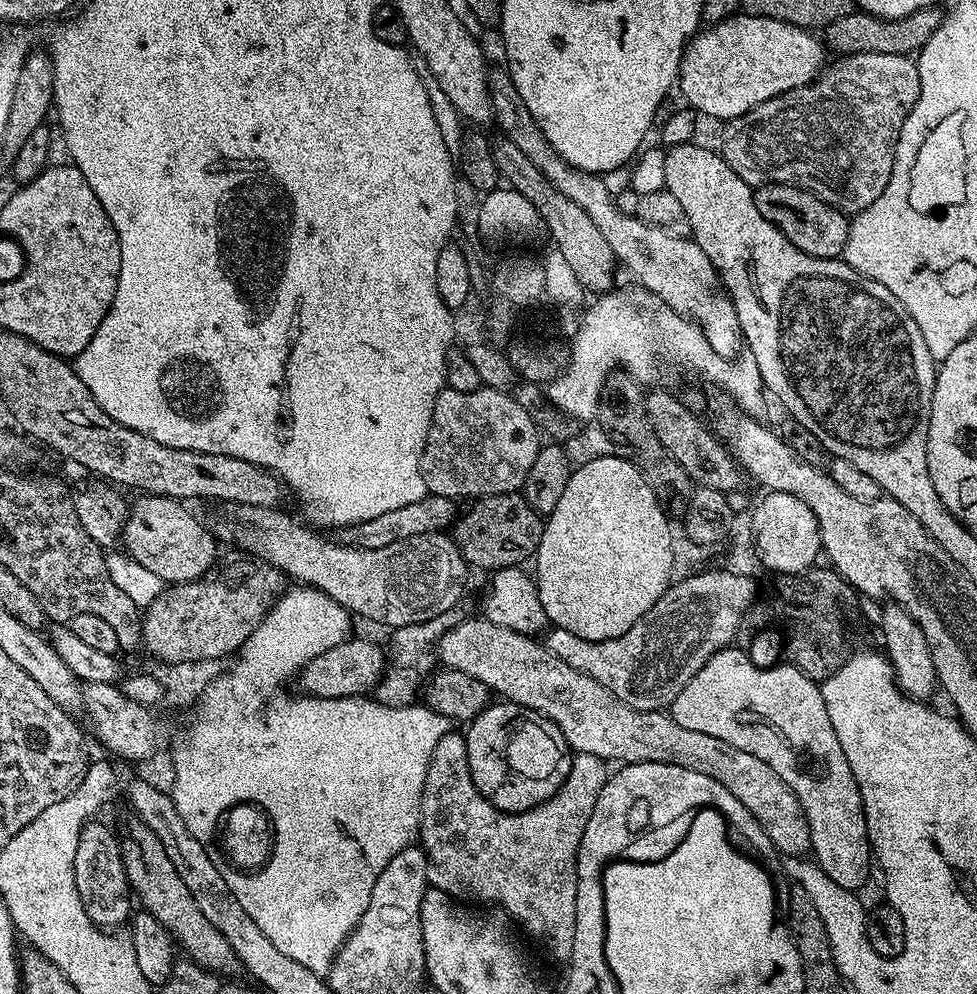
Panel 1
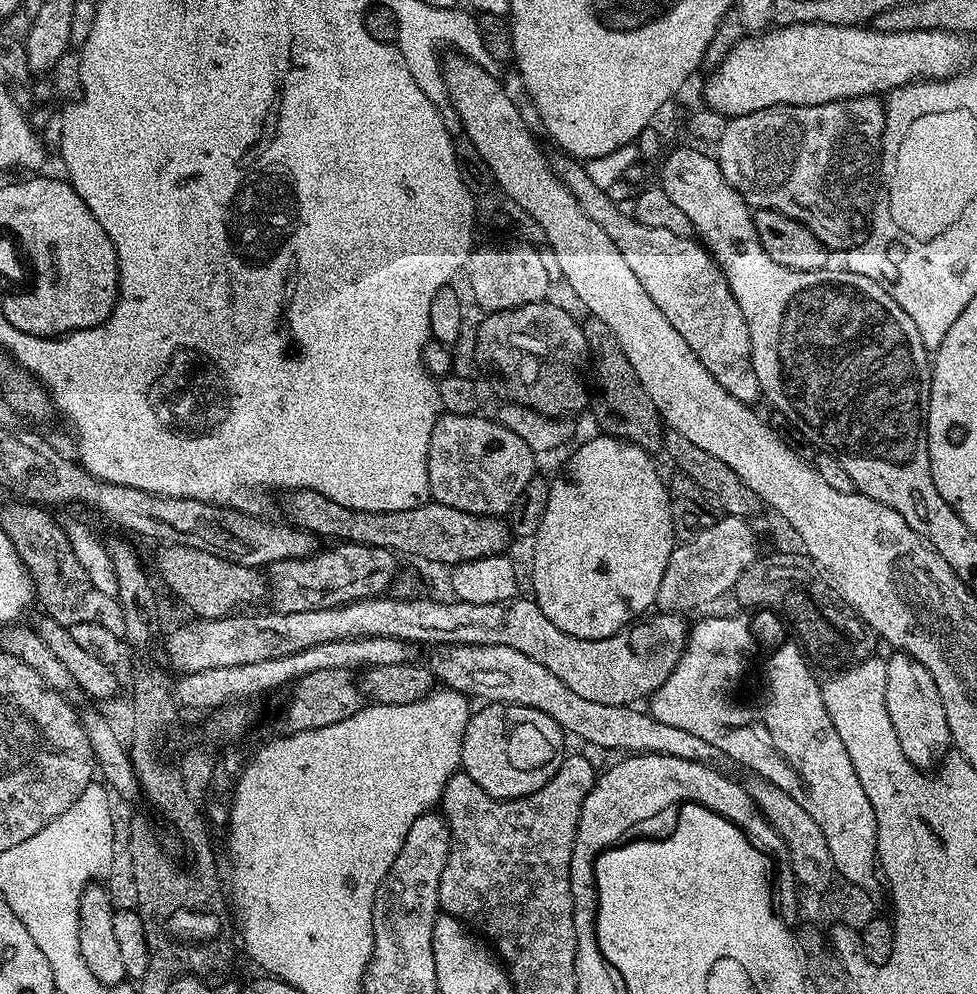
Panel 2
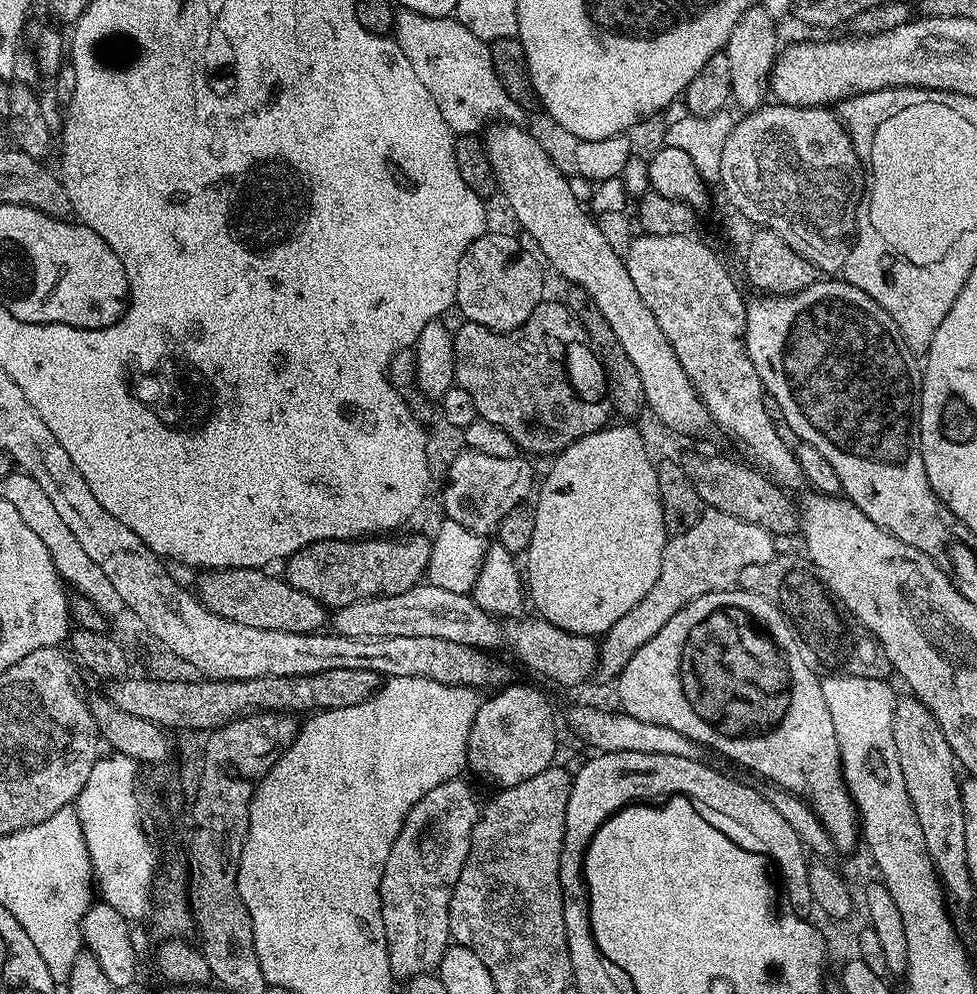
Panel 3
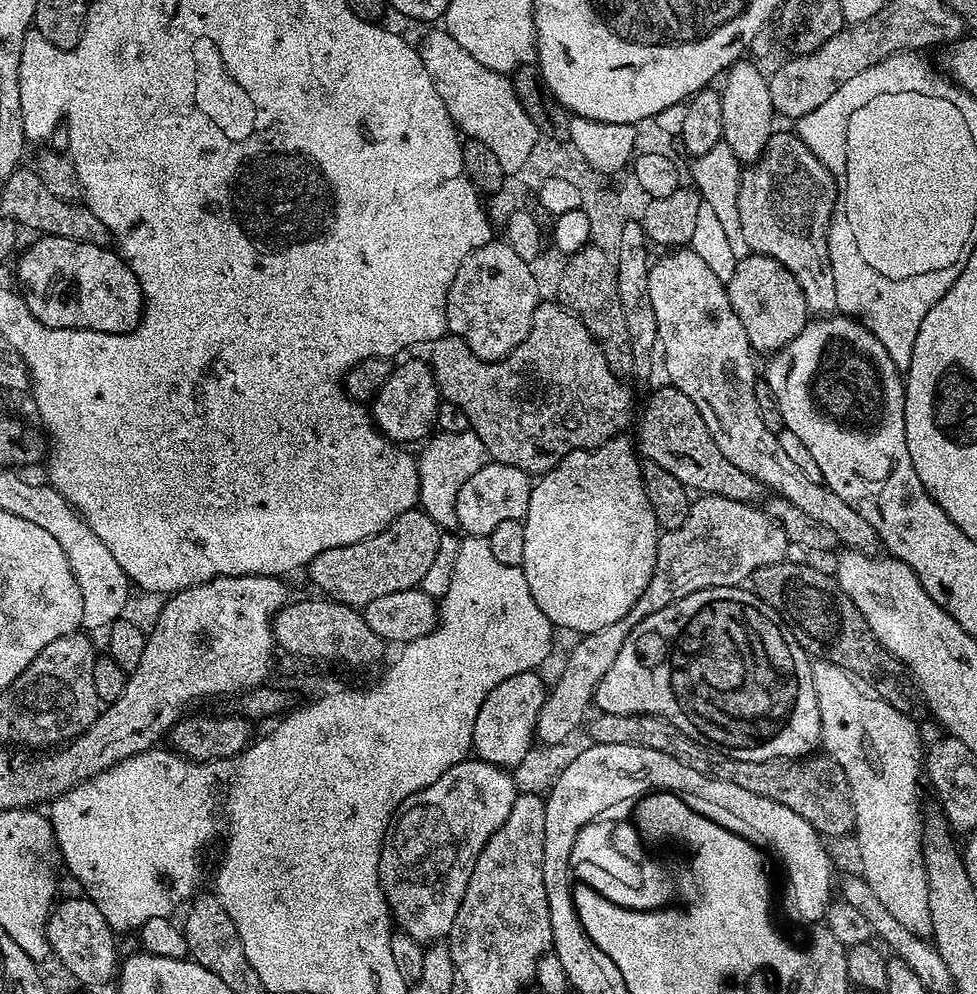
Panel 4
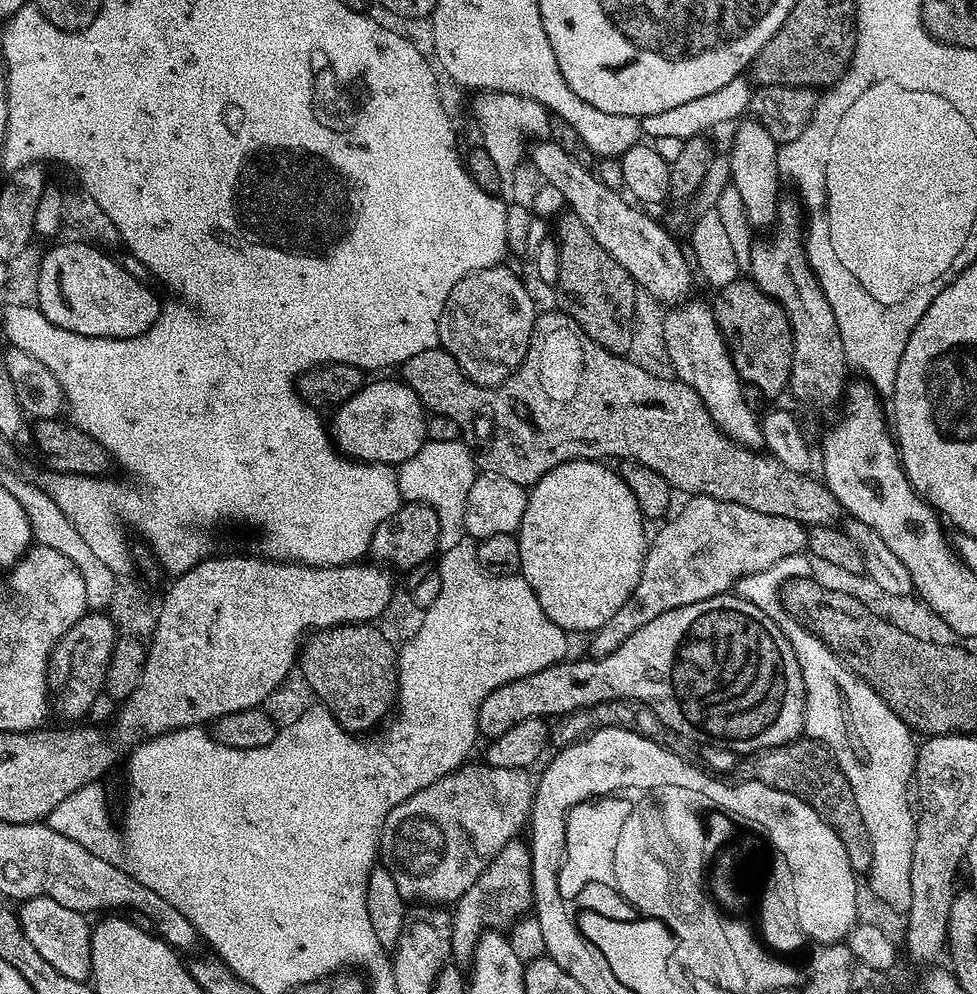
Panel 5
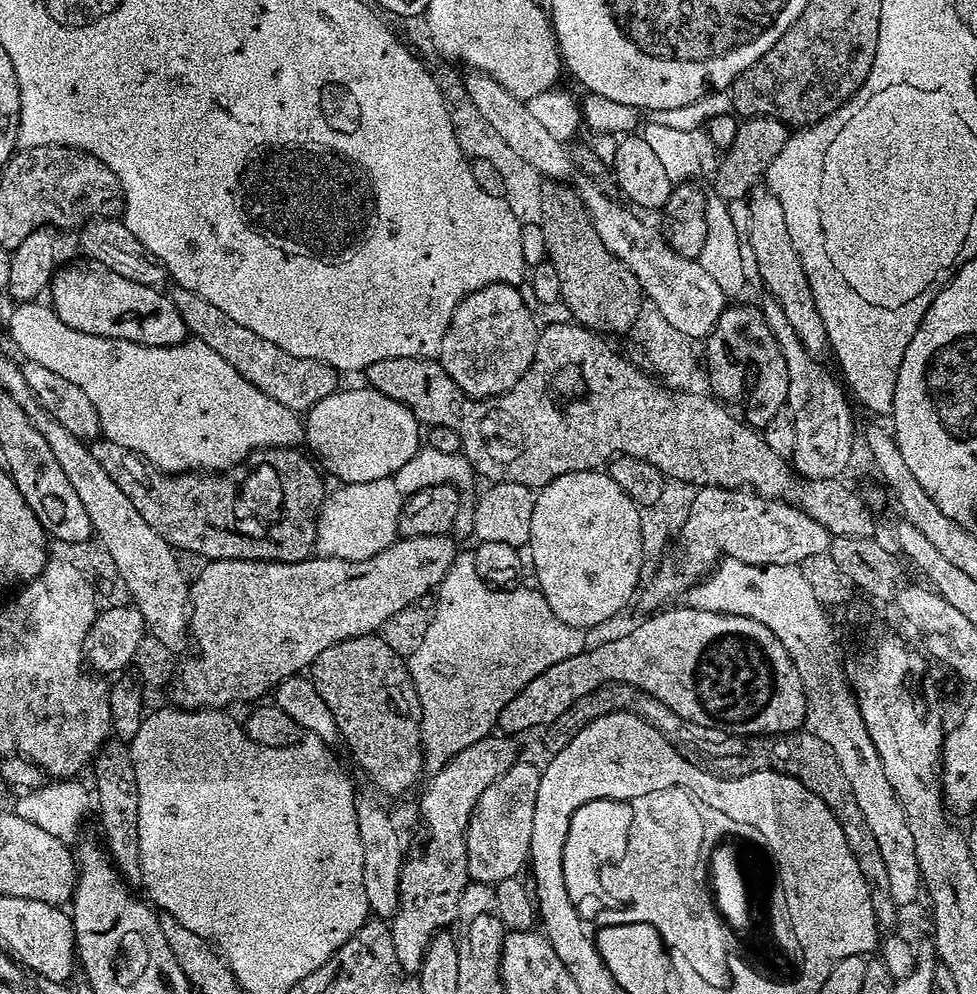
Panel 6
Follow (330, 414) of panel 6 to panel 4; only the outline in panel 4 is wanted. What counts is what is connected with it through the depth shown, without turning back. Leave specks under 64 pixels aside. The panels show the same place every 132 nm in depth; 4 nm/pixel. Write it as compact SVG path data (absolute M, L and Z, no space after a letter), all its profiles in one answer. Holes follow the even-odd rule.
M424 359L408 360L395 365L370 404L373 423L393 443L408 445L408 442L423 441L433 431L440 395L433 380L432 367Z

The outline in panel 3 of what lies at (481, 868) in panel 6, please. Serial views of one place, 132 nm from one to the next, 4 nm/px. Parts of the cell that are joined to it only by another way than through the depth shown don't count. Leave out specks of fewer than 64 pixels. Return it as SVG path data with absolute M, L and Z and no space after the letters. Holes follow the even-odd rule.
M457 778L442 782L442 786L434 786L434 790L430 790L426 798L418 798L414 810L410 810L390 850L390 858L386 858L386 870L380 883L382 922L386 930L393 977L411 978L423 972L432 972L444 957L444 951L449 948L448 911L452 888L458 882L458 874L462 874L472 841L472 828L478 822L481 807L481 801L476 801L471 786L464 778Z

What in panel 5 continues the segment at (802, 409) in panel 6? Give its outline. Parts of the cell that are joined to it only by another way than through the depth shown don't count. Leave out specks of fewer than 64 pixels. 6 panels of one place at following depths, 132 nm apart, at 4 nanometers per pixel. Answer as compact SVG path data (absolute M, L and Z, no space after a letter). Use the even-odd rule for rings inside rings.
M781 199L776 223L765 240L757 239L750 250L750 276L767 296L784 307L792 331L792 379L790 392L804 404L824 408L846 392L846 361L842 338L838 334L838 322L834 322L834 310L826 302L826 294L820 289L816 275L808 265L804 252L806 220L802 215L799 199Z

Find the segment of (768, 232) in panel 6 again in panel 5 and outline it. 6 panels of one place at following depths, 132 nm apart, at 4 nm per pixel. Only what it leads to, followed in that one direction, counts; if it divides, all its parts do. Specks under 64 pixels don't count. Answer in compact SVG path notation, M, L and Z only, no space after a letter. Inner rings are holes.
M748 118L745 124L737 123L736 137L732 140L732 152L727 153L729 166L732 170L731 185L736 187L746 206L746 218L753 229L768 230L776 223L776 213L780 211L780 184L782 177L776 166L778 145L774 138L754 118Z

